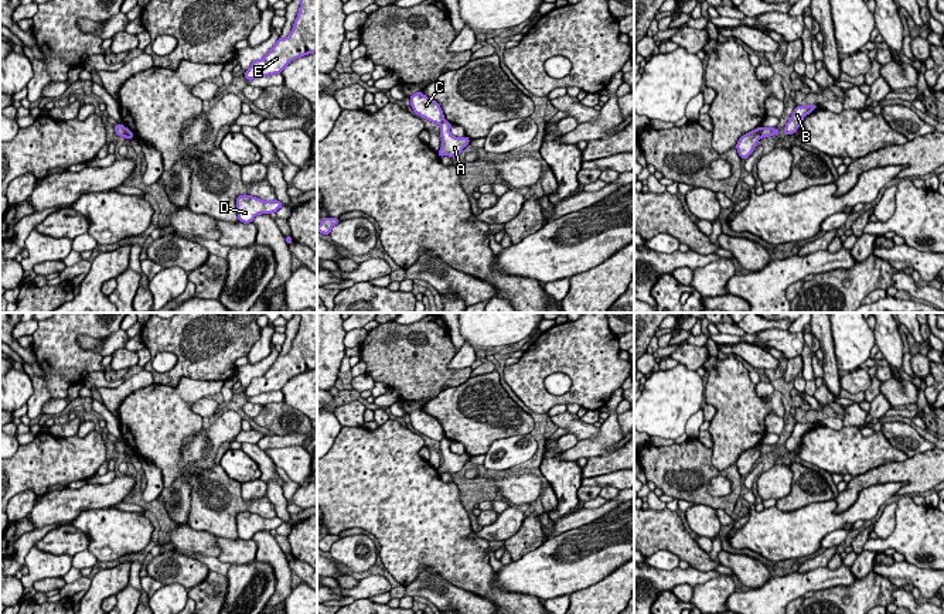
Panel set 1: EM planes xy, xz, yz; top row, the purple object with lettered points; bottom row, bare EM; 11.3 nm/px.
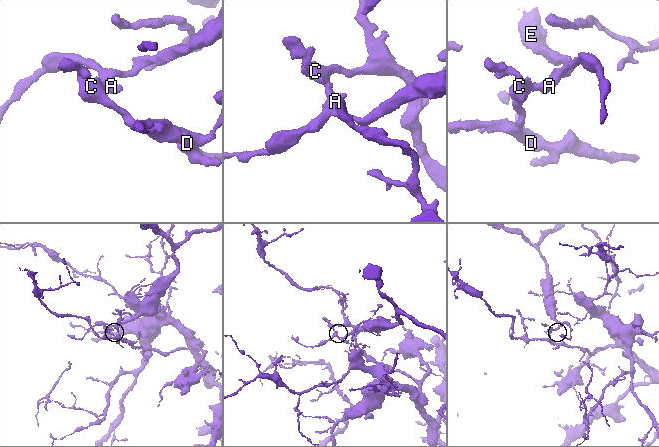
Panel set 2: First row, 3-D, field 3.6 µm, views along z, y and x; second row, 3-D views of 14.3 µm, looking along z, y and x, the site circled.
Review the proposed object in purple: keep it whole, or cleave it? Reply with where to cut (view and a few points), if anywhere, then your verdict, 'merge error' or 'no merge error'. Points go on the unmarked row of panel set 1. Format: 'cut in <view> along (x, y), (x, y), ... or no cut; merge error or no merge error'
cut in yz along (760, 444), (762, 453); merge error

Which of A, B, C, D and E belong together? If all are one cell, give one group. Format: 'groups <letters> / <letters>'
groups A B E / C D

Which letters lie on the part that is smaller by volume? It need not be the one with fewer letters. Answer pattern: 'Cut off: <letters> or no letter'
Cut off: A, B, E

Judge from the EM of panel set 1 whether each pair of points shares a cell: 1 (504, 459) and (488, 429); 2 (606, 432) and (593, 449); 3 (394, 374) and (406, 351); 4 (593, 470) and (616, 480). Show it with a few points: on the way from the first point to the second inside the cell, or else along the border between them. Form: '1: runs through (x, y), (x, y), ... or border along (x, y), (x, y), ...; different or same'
1: border along (527, 433), (497, 439), (484, 456); different
2: runs through (606, 436), (597, 444); same
3: runs through (399, 368), (406, 361), (406, 357); same
4: border along (619, 468), (582, 478); different

